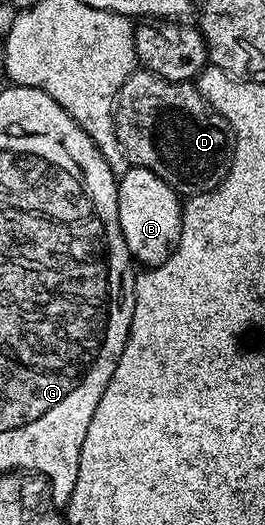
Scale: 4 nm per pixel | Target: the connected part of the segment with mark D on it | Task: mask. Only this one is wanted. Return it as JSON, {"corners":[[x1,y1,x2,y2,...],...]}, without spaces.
{"corners":[[144,69,134,71,131,77,127,77,117,95,113,124,126,164,155,173,182,197,213,191,227,177,233,160,233,131,226,119,197,92,192,82,176,83]]}

